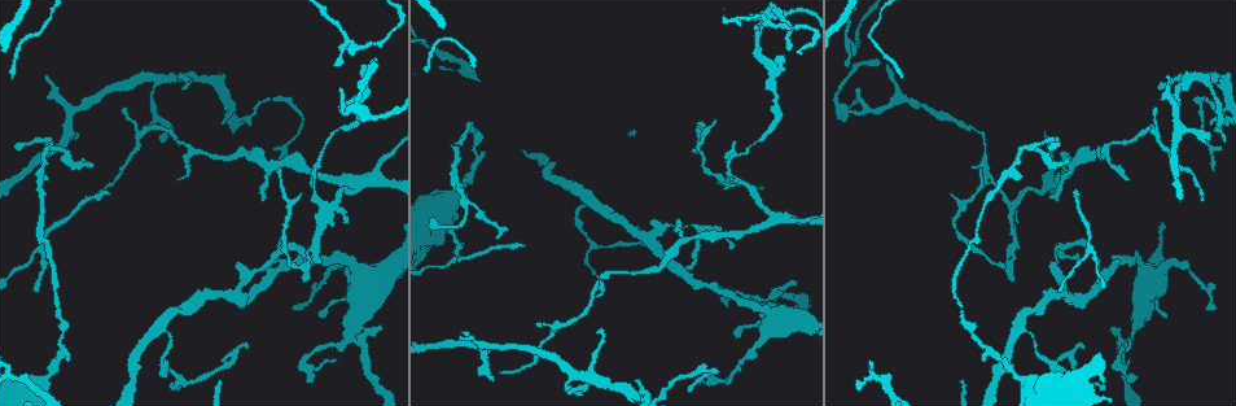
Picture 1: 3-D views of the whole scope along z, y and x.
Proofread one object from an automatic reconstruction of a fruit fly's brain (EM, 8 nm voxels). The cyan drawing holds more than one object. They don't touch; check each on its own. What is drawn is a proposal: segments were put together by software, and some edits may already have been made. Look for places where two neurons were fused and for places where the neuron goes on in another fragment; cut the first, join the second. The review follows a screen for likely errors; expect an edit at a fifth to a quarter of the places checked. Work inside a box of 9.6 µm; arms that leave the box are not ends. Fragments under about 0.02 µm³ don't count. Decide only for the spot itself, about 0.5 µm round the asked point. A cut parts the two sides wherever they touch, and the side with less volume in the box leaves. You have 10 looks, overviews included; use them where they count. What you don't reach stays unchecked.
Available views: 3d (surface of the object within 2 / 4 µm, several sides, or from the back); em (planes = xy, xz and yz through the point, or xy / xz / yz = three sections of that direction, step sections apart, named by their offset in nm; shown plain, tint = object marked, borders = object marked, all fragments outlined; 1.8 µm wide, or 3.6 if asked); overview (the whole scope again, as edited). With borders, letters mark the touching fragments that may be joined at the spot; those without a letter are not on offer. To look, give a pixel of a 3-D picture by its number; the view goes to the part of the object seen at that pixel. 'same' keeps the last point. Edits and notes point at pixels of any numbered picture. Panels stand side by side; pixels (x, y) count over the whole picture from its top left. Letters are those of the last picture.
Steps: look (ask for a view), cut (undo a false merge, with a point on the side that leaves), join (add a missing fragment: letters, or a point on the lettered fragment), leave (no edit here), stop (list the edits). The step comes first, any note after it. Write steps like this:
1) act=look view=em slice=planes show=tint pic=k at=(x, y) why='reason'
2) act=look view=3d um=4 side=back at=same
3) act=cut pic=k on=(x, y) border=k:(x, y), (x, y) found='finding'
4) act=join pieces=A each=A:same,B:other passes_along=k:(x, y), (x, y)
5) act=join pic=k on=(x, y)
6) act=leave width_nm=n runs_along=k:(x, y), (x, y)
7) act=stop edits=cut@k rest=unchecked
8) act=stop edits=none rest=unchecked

act=look view=em slice=xy step=8 show=borders pic=1 at=(1158, 90) why='tapers out'

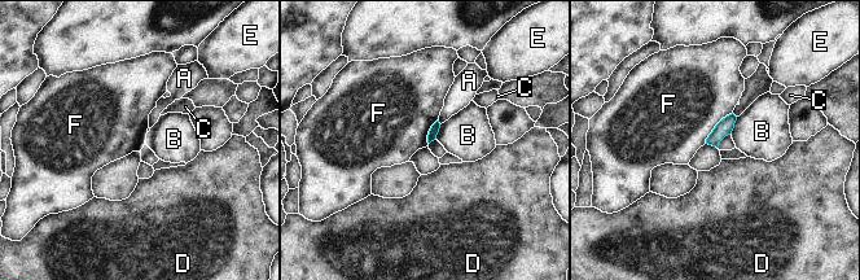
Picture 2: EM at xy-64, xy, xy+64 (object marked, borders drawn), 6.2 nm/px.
act=leave each=A:other,B:other,C:other,D:other,E:other,F:other border=2:(732, 112), (715, 126), (705, 143) found='none of them fits'

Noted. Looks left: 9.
act=look view=em slice=yz step=8 show=borders pic=1 at=(76, 135) why='branch stops here'

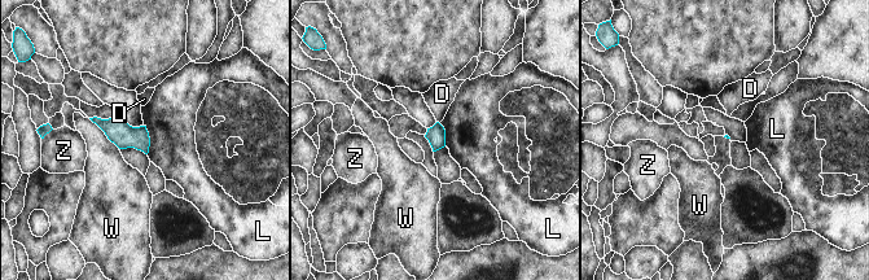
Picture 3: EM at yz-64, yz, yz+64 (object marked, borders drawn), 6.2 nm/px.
act=leave each=D:other,L:other,W:other,Z:other border=3:(143, 125), (149, 138), (146, 153) found='none of them fits'

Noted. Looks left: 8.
act=look view=em slice=planes show=borders pic=1 at=(1046, 185) why='looks like a crossing'

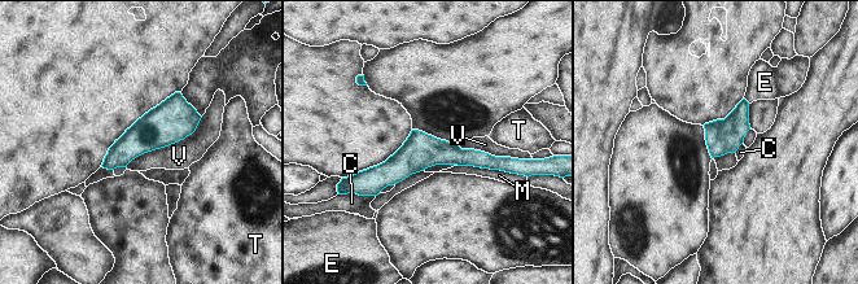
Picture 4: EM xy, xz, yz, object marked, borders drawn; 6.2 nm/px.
act=leave width_nm=220 each=C:other,E:other,M:other,T:other,V:other border=4:(202, 117), (183, 139), (126, 166) found='continuous, no second neuron'

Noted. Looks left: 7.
act=stop edits=none rest=unchecked

